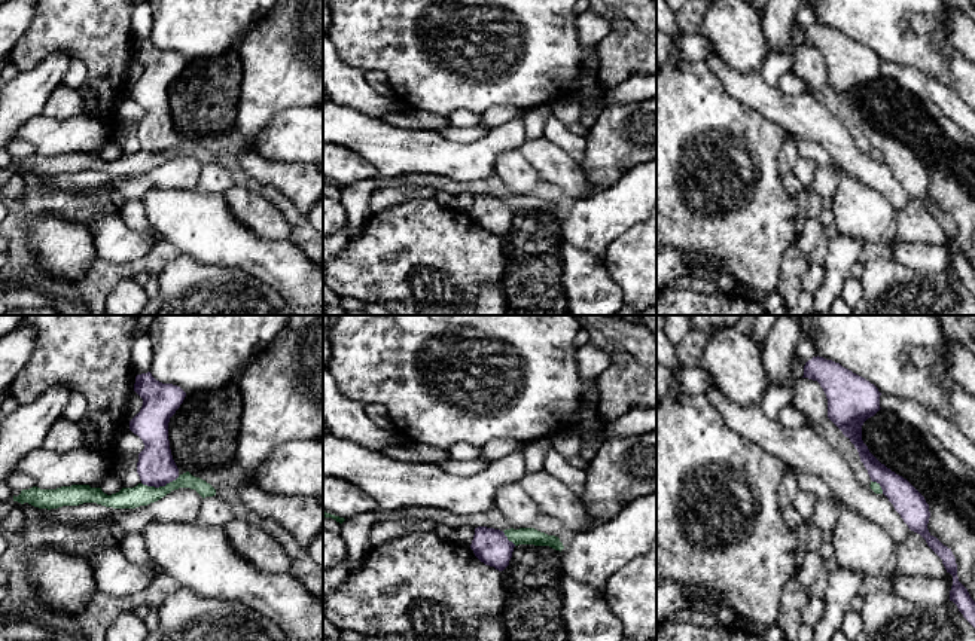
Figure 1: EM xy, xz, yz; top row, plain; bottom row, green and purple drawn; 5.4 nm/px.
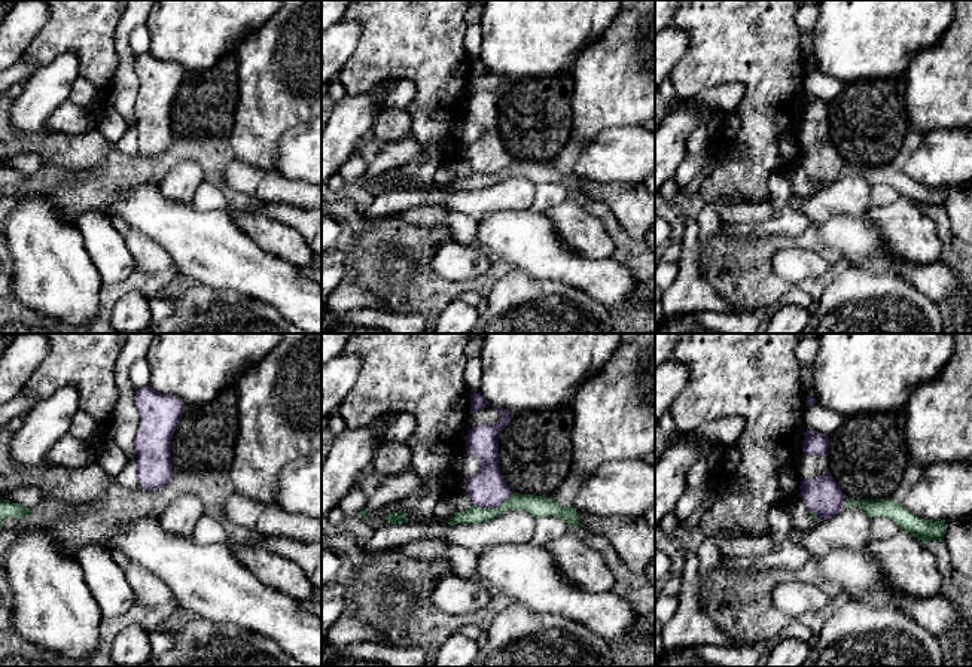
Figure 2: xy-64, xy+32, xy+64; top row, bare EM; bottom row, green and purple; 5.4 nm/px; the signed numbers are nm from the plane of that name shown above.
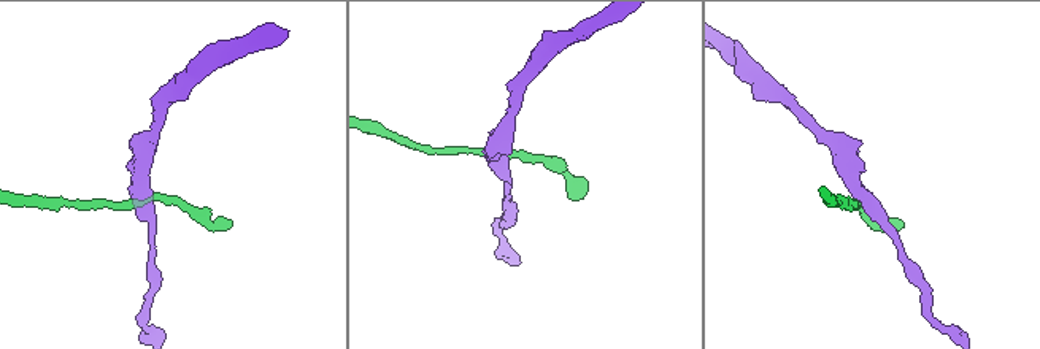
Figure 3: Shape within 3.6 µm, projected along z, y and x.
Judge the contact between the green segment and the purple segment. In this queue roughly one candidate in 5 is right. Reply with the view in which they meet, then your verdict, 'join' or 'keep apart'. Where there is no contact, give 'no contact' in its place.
xy | keep apart

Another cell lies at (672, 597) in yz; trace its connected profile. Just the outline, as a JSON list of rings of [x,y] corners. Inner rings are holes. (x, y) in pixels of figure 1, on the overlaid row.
[[[656,582],[656,626],[667,622],[670,613],[677,611],[710,611],[720,626],[741,628],[749,620],[731,610],[725,601],[713,602],[700,596],[698,589],[683,587],[676,582]]]

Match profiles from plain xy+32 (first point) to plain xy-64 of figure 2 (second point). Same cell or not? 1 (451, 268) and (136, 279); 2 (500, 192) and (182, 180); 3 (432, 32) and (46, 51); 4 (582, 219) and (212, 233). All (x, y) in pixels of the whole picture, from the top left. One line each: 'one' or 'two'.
1: two
2: one
3: one
4: two

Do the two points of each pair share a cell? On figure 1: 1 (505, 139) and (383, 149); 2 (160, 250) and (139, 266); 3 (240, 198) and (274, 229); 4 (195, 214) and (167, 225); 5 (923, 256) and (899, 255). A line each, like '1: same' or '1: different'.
1: same
2: same
3: same
4: same
5: same

